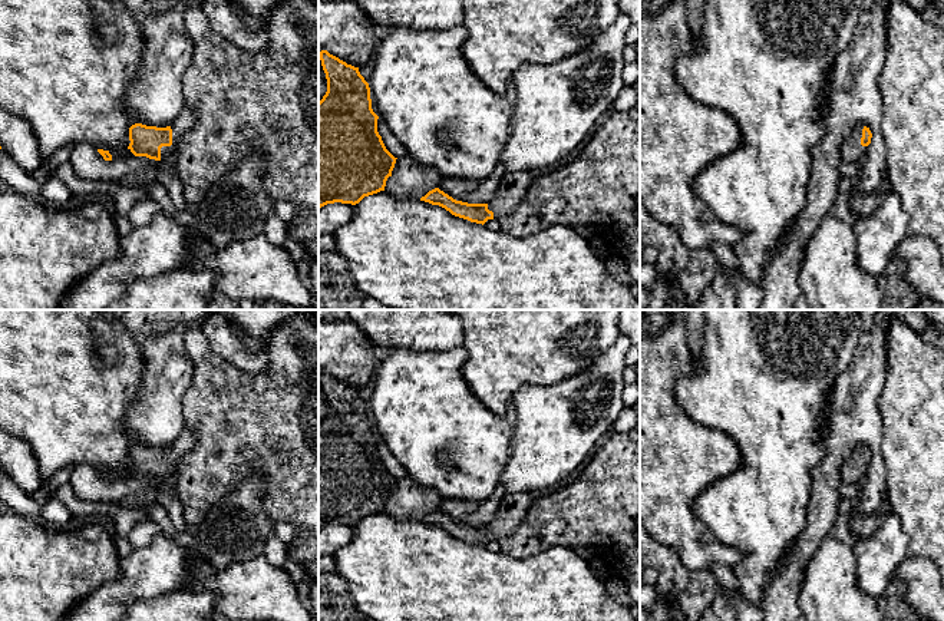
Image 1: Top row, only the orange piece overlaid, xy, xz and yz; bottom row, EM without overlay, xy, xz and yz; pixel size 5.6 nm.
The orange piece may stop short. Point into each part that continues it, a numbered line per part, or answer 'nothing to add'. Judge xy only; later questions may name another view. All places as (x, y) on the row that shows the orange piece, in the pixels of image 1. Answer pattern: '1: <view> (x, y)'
1: xy (185, 121)

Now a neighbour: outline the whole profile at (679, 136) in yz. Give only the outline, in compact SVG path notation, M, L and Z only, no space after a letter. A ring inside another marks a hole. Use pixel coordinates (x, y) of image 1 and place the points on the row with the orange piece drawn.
M640 0L640 199L647 212L674 227L690 250L713 244L733 247L743 232L722 222L693 192L693 179L742 145L737 122L723 110L694 100L676 75L676 63L690 50L686 0Z

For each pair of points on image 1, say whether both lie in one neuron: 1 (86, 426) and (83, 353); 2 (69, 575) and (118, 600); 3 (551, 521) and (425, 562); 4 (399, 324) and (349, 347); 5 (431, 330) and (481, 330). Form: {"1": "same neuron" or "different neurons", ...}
{"1": "same neuron", "2": "different neurons", "3": "different neurons", "4": "different neurons", "5": "different neurons"}

